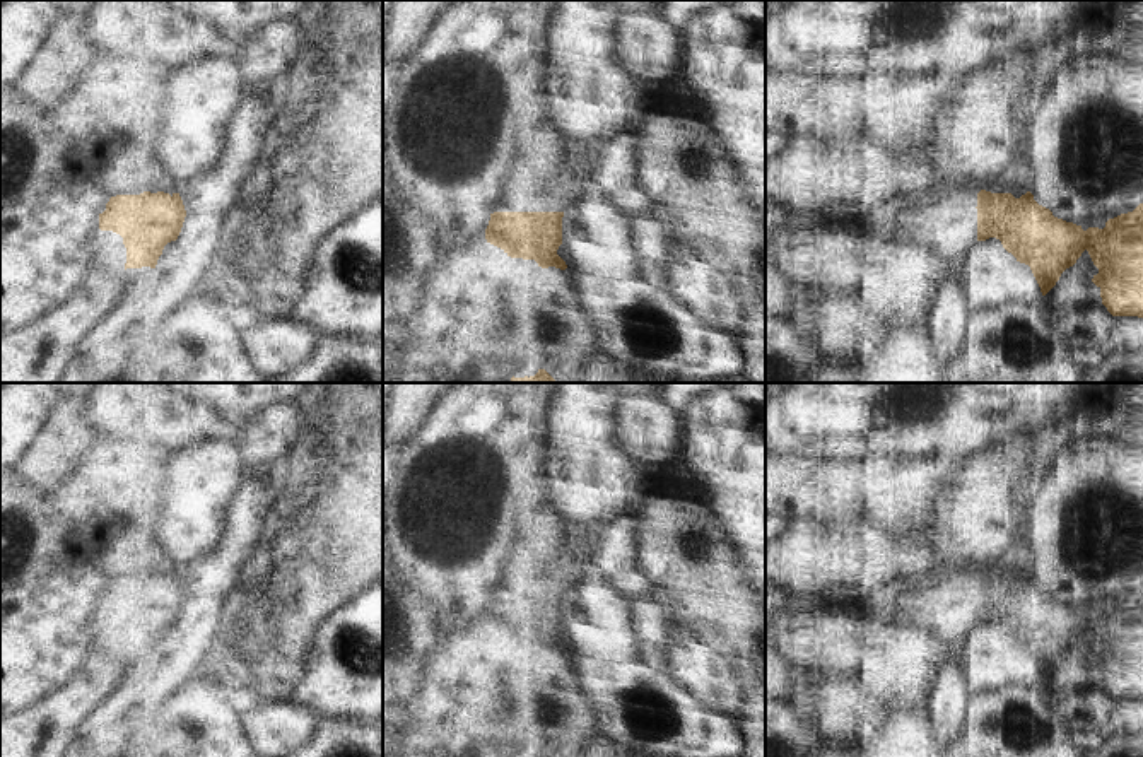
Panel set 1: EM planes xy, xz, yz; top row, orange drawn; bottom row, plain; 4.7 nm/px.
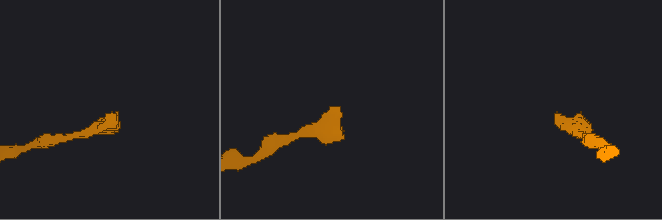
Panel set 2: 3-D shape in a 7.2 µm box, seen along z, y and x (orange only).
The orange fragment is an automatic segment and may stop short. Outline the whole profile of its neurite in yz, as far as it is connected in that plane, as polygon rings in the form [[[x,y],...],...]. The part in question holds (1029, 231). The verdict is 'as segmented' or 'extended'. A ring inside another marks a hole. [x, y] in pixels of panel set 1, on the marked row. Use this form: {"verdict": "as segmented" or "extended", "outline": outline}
{"verdict": "extended", "outline": [[[981,190],[962,191],[953,195],[957,207],[967,207],[977,210],[977,241],[986,241],[996,238],[1001,241],[1003,248],[1011,253],[1017,261],[1030,267],[1042,296],[1046,296],[1059,280],[1061,273],[1073,267],[1081,253],[1087,249],[1099,273],[1093,275],[1092,282],[1100,289],[1102,304],[1112,316],[1138,316],[1143,318],[1143,203],[1140,203],[1133,212],[1121,214],[1105,222],[1104,229],[1088,227],[1066,222],[1052,215],[1052,212],[1034,200],[1034,195],[1027,191],[1020,198],[1011,193],[991,193]]]}

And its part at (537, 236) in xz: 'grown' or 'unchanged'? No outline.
grown

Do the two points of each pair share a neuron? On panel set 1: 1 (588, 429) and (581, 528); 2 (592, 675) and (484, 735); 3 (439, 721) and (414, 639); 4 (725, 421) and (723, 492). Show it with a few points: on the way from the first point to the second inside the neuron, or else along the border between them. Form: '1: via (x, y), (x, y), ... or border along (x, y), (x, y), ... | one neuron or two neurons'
1: via (586, 453), (586, 499), (583, 504) | one neuron
2: border along (574, 657), (581, 687), (598, 718) | two neurons
3: border along (451, 638), (427, 653), (412, 704) | two neurons
4: via (725, 438), (725, 475) | one neuron

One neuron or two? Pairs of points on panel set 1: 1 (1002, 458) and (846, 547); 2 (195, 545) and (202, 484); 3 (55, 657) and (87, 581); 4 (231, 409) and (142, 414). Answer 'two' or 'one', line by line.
1: one
2: one
3: one
4: one

